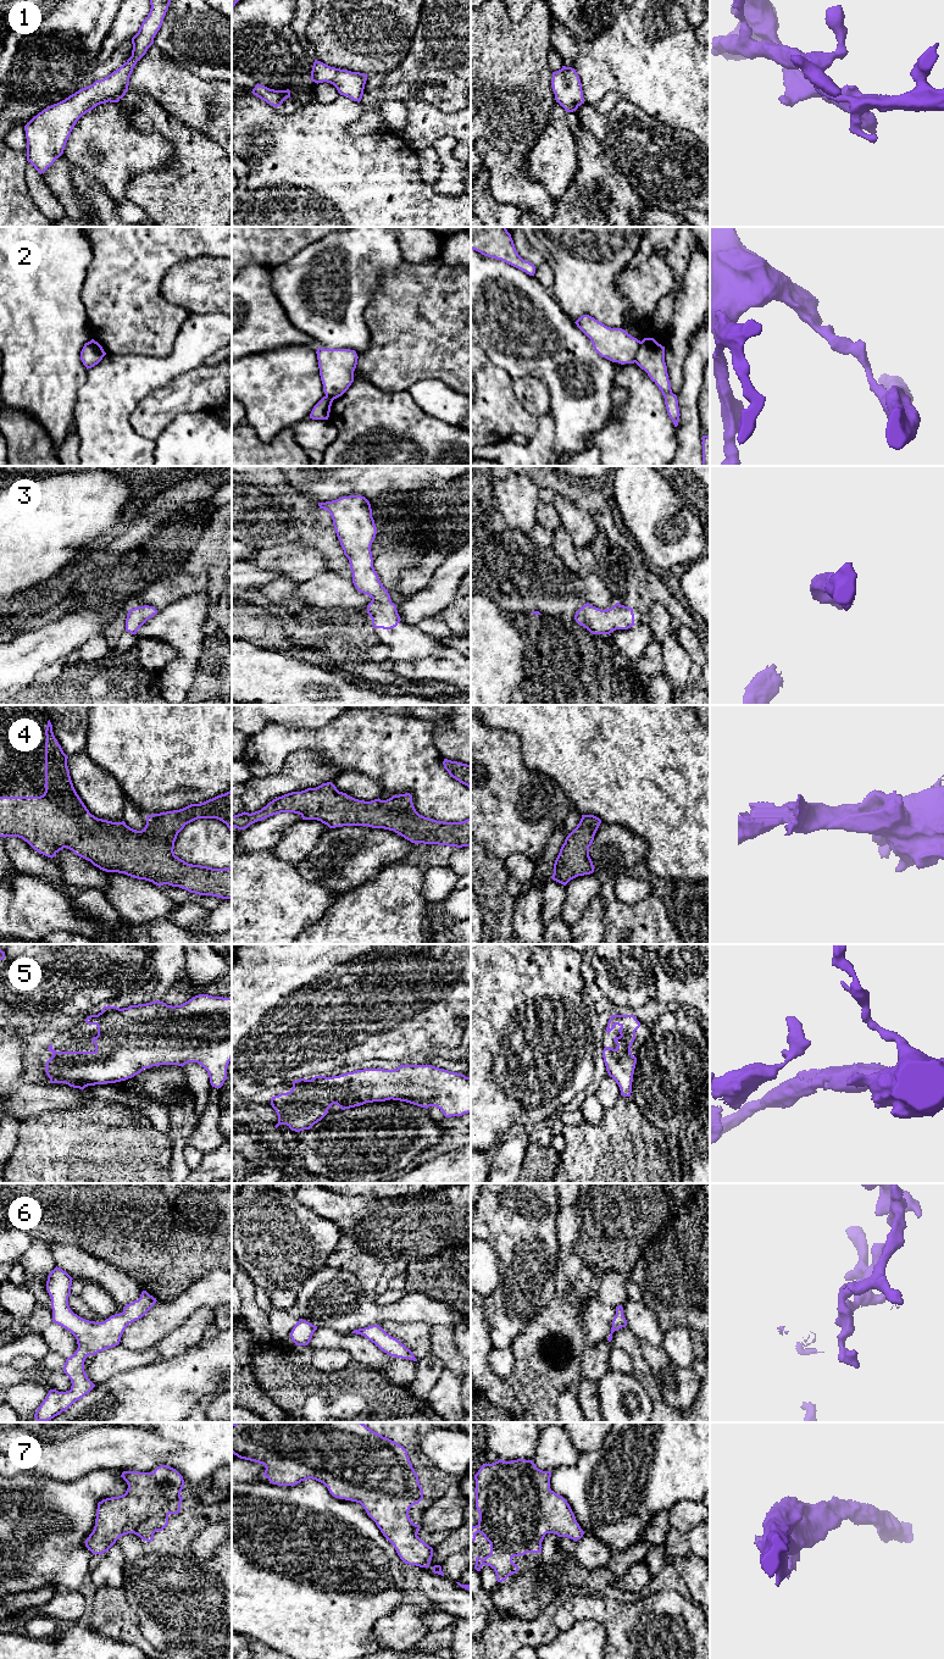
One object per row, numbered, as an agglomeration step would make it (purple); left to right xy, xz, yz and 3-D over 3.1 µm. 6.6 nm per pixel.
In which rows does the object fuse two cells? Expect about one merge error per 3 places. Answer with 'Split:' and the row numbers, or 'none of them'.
Split: 2

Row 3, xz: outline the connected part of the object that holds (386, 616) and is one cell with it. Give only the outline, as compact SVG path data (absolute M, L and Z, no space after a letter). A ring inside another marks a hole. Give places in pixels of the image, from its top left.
M349 495L318 503L318 506L332 516L337 537L350 562L355 588L372 598L367 605L367 614L372 618L373 628L396 627L401 621L396 605L373 567L371 545L377 528L370 501L361 495Z

